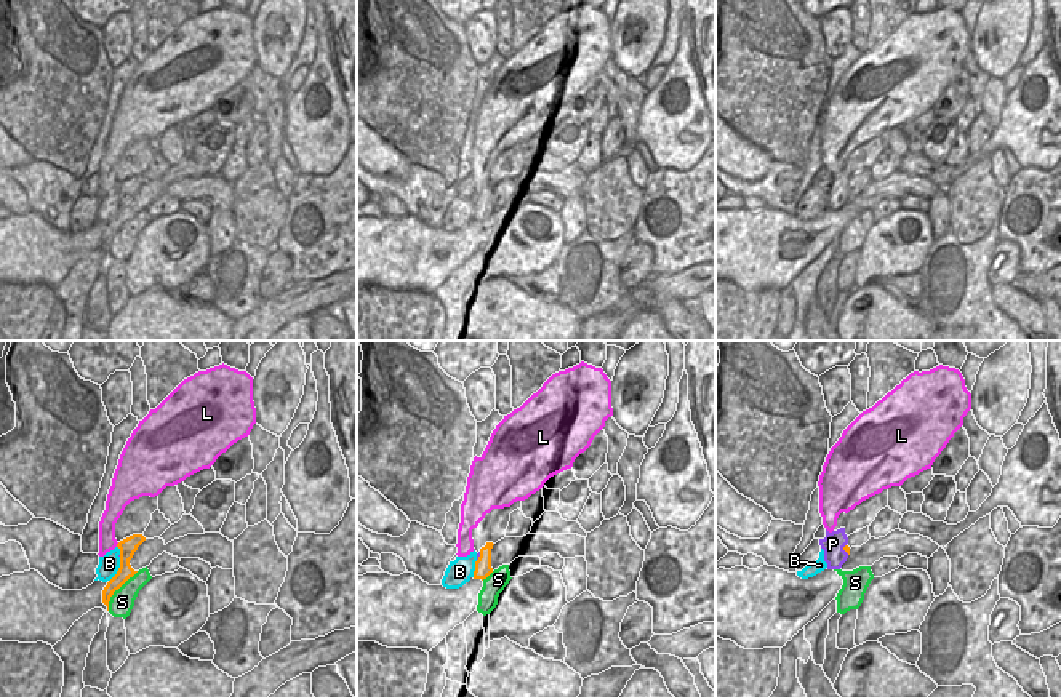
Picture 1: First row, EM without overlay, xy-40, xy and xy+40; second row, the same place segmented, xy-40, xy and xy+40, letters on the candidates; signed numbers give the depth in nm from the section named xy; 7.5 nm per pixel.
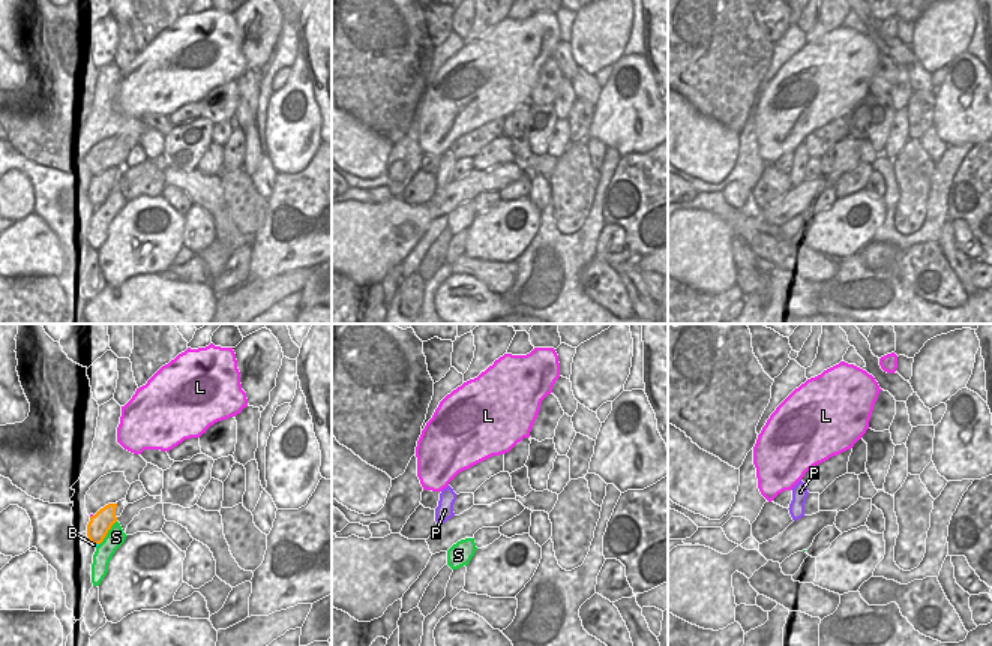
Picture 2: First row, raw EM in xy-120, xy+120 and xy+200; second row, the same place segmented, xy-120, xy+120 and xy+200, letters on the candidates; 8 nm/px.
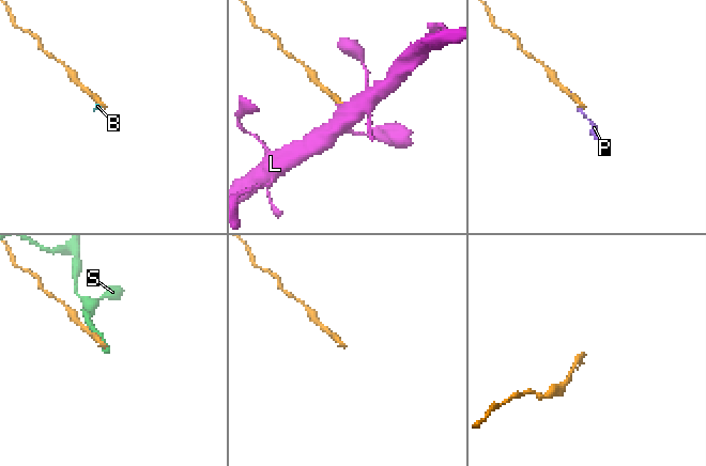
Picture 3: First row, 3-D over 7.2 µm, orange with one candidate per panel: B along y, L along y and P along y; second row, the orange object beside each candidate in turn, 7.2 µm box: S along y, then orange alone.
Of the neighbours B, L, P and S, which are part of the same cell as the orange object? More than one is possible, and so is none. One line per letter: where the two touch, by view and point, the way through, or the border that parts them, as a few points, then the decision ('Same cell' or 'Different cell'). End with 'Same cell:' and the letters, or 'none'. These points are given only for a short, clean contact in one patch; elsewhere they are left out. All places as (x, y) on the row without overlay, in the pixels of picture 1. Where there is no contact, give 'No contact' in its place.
B: Touches orange at xy-40 (119, 211). Boundary: xy-40 (120, 199), (120, 208), (109, 223). Different cell
L: Touches orange at xy-40 (117, 186). Boundary: xy-40 (119, 184), (116, 187). Different cell
P: Touches orange at xy+40 (844, 191). Same cell
S: Touches orange at xy-40 (117, 231). Different cell
Same cell: P.

